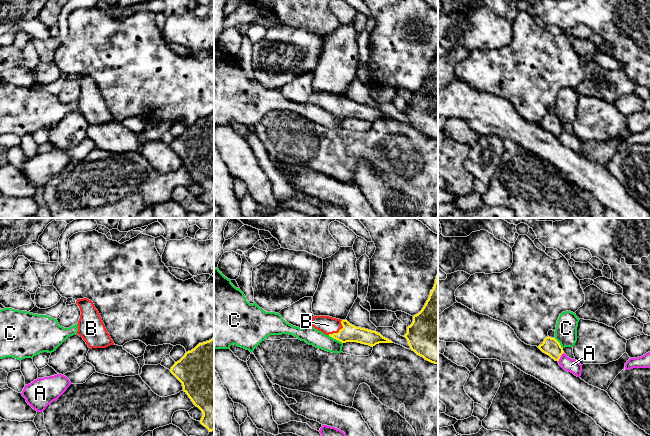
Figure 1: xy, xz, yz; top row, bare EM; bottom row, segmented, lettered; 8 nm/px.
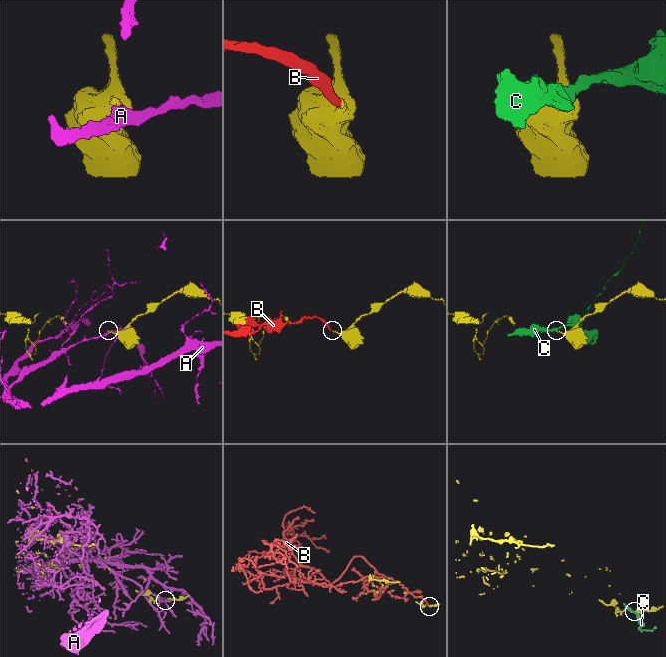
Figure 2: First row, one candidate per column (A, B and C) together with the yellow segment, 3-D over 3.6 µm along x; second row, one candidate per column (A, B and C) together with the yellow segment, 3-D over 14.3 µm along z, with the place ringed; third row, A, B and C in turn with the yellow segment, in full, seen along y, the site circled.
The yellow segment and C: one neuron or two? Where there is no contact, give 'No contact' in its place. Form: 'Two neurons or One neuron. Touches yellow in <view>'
Two neurons. Touches yellow in xz

